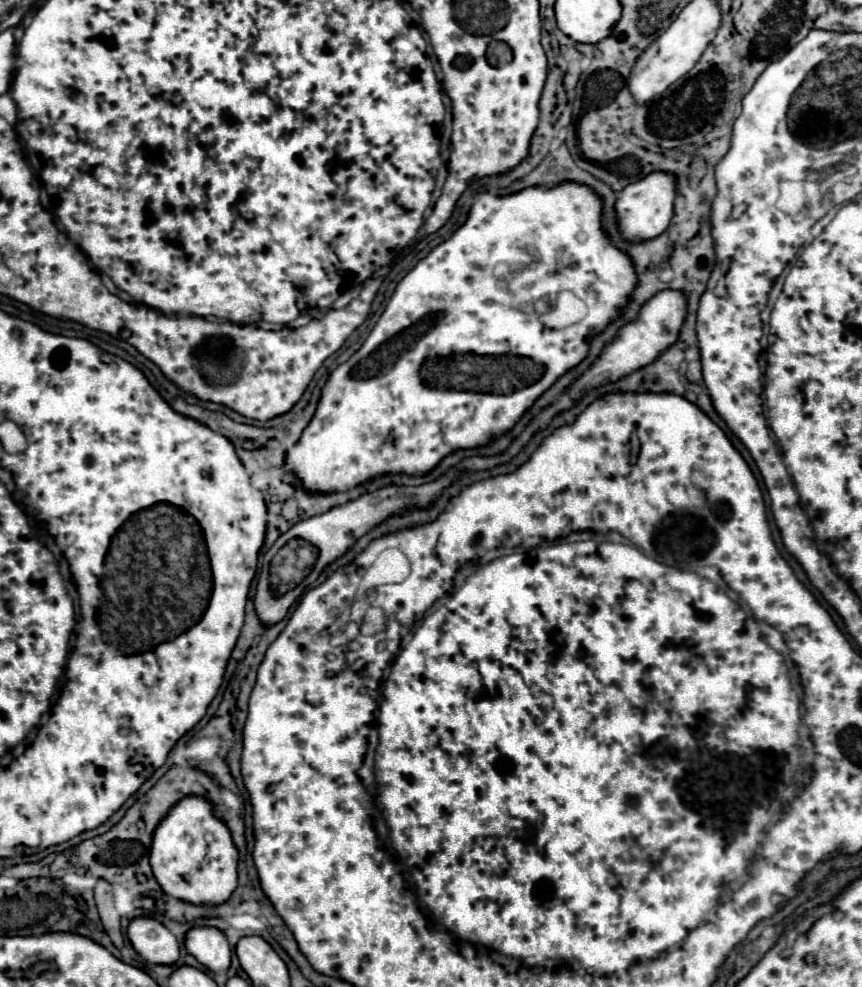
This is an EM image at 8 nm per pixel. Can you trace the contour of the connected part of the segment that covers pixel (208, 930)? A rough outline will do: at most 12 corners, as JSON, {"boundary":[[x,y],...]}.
{"boundary":[[193,927],[187,951],[209,971],[227,971],[231,947],[213,927]]}

